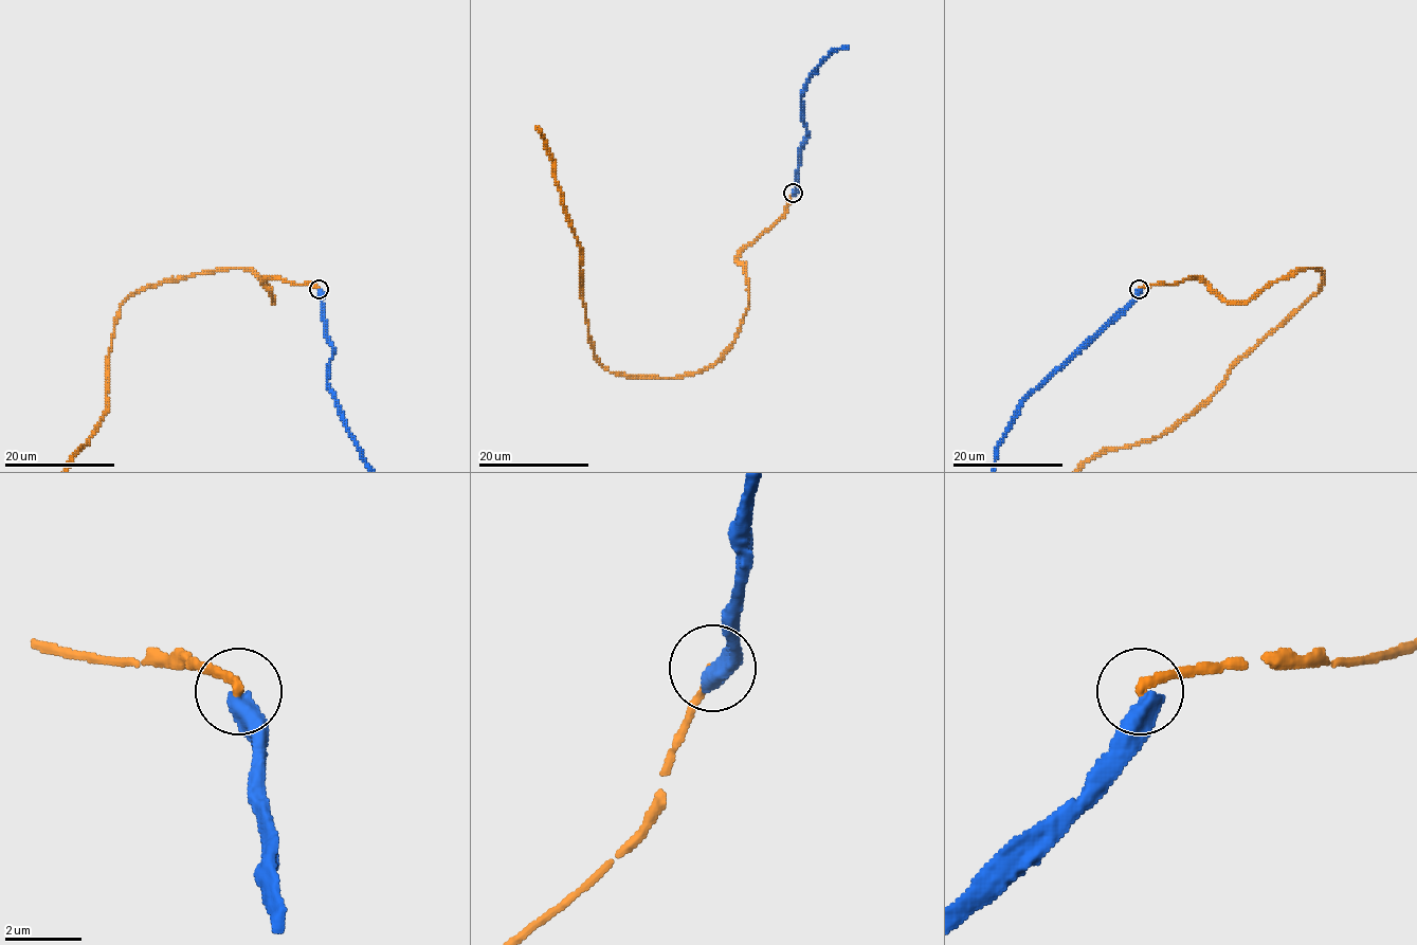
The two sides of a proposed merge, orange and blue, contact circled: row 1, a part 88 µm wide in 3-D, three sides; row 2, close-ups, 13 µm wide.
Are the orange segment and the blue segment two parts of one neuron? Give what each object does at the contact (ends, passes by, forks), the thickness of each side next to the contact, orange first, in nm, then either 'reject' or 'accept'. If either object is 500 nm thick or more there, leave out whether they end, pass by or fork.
220/550 nm | reject

